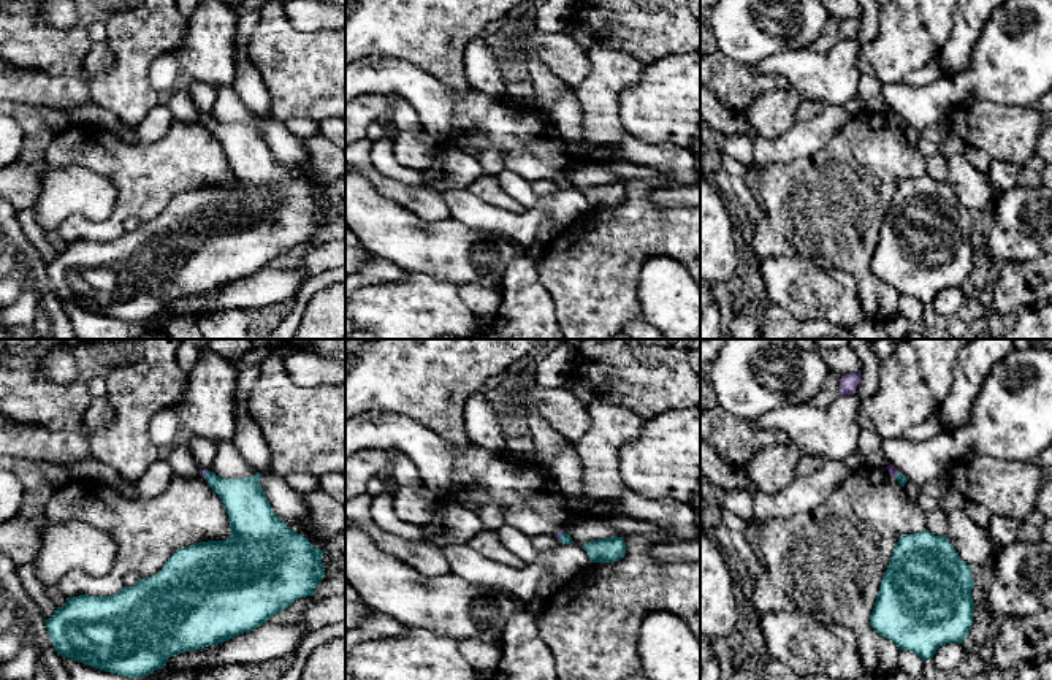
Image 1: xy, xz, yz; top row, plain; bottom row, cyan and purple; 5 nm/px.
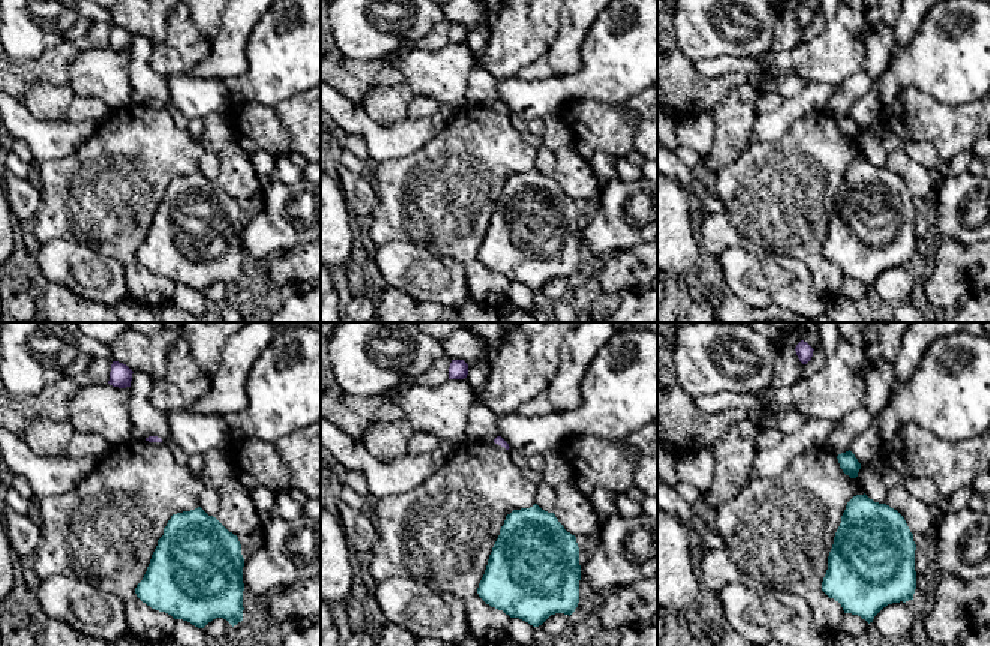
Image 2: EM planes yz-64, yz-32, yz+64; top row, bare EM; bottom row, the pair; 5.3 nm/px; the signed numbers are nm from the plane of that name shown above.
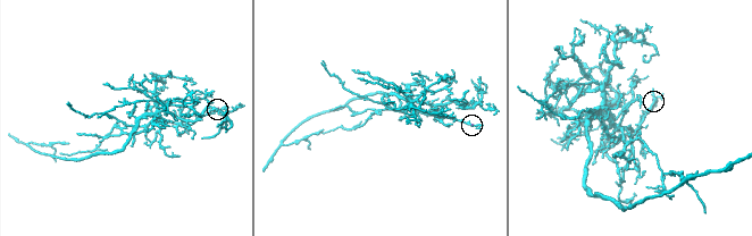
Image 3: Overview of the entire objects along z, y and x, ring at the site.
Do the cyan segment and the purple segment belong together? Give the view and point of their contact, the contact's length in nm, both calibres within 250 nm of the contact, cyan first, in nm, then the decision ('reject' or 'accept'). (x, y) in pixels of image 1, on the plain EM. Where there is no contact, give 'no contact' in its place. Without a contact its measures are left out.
xy (206, 118) | 50 nm | 220/30 nm | accept

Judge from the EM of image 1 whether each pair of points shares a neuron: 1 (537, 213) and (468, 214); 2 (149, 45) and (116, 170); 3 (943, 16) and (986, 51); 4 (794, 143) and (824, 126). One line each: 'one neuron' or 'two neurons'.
1: one neuron
2: two neurons
3: two neurons
4: one neuron

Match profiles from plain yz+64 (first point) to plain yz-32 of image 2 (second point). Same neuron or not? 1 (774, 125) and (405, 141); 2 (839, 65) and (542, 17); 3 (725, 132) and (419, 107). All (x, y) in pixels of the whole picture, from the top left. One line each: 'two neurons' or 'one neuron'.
1: one neuron
2: one neuron
3: two neurons

